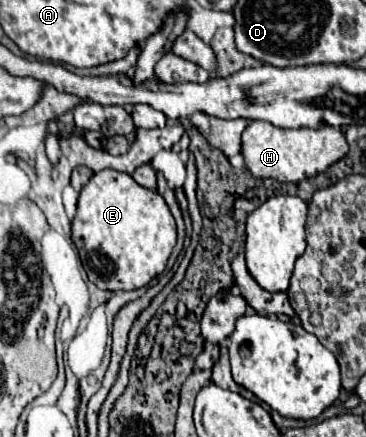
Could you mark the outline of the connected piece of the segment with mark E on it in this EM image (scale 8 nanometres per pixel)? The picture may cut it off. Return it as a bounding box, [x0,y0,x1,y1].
[72,170,176,290]

